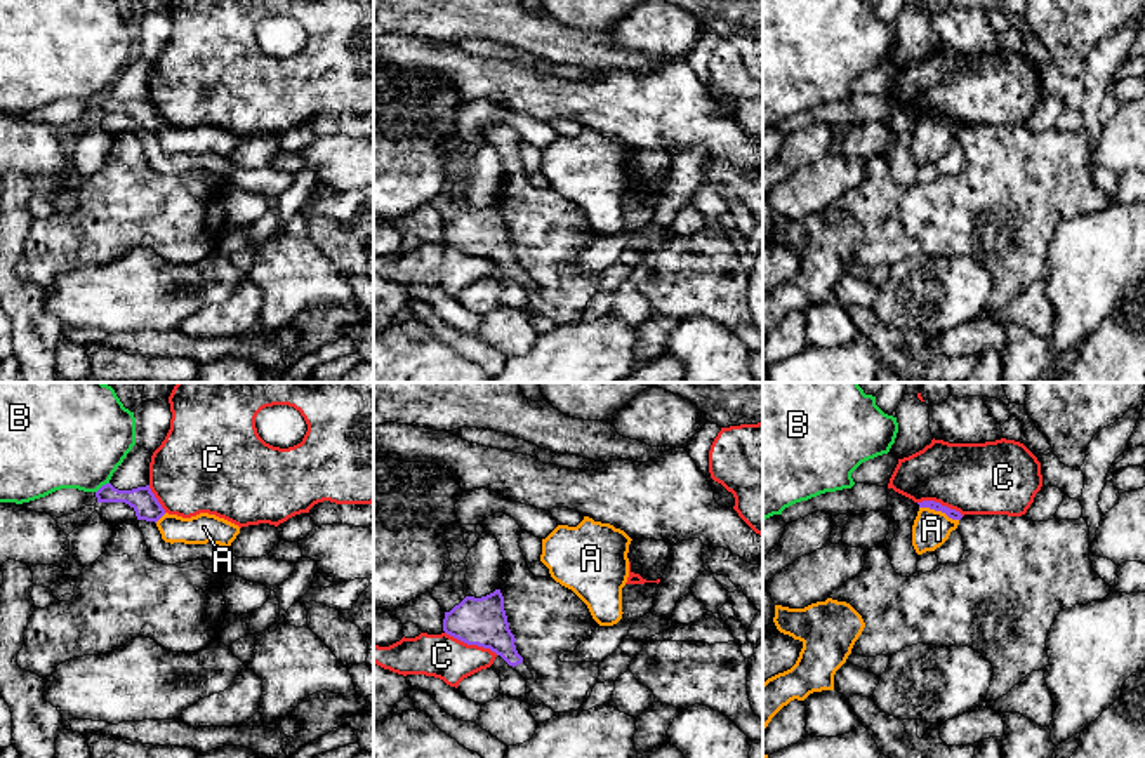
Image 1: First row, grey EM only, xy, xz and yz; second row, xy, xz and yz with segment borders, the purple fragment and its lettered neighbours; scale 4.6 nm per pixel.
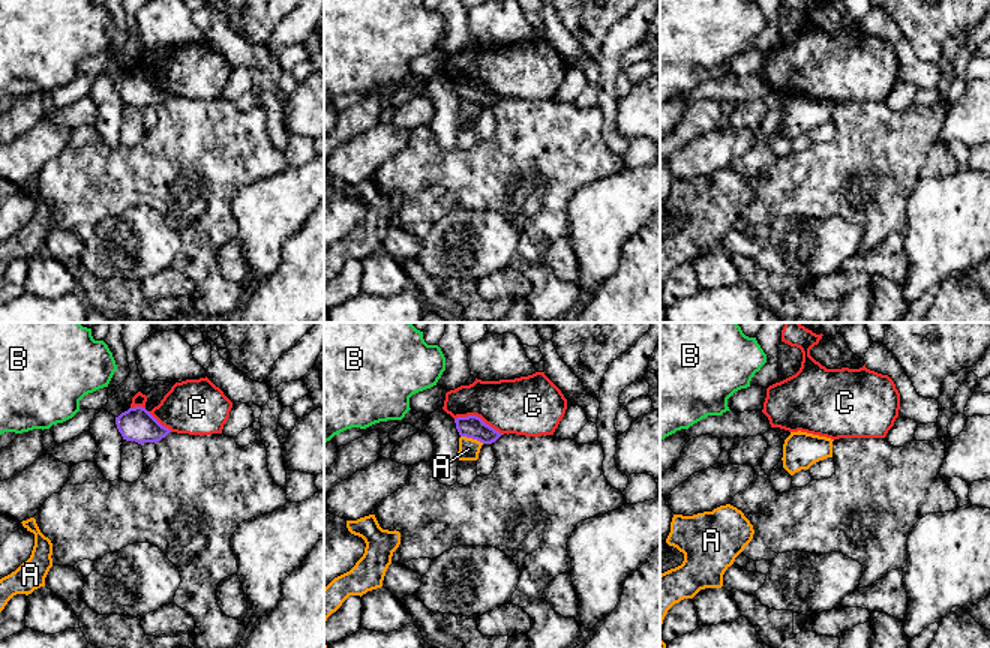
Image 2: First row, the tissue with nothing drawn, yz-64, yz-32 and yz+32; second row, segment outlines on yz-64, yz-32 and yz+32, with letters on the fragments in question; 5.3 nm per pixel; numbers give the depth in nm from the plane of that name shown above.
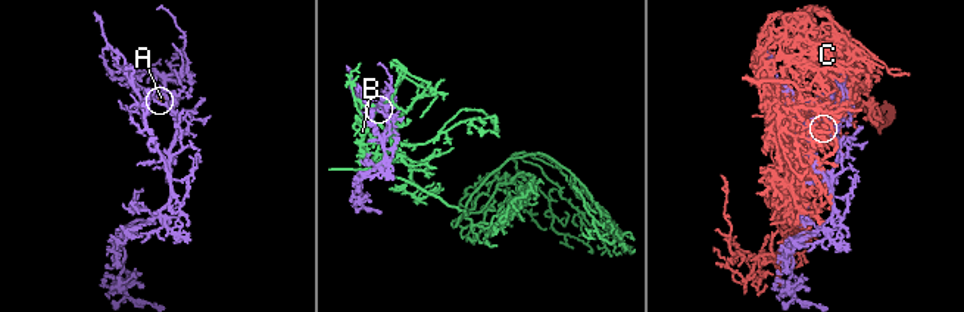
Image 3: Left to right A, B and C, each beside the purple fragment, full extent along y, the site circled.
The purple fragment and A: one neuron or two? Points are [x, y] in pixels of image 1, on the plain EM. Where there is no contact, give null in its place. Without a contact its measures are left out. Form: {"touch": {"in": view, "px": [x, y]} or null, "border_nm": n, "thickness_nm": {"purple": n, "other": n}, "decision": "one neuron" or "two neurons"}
{"touch": {"in": "yz", "px": [939, 120]}, "border_nm": 200, "thickness_nm": {"purple": 50, "other": 170}, "decision": "two neurons"}

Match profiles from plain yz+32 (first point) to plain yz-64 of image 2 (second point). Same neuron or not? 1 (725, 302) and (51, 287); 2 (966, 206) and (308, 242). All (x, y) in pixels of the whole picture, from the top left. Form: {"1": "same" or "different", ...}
{"1": "different", "2": "different"}

